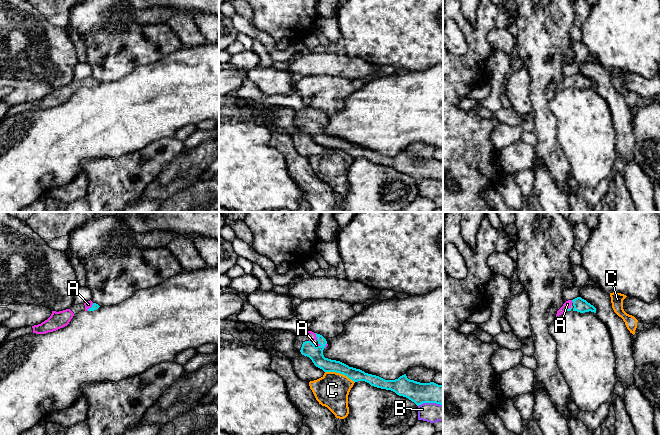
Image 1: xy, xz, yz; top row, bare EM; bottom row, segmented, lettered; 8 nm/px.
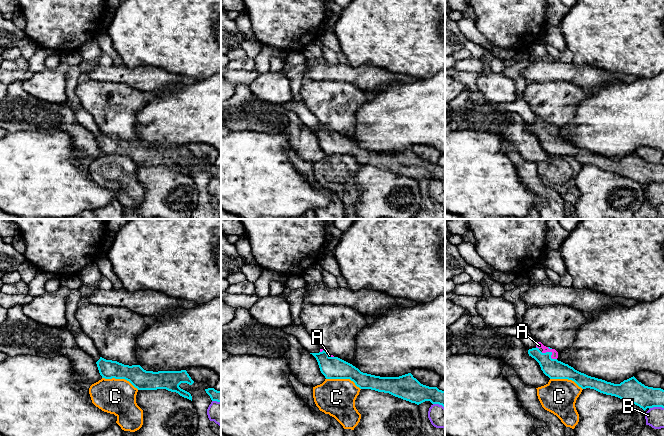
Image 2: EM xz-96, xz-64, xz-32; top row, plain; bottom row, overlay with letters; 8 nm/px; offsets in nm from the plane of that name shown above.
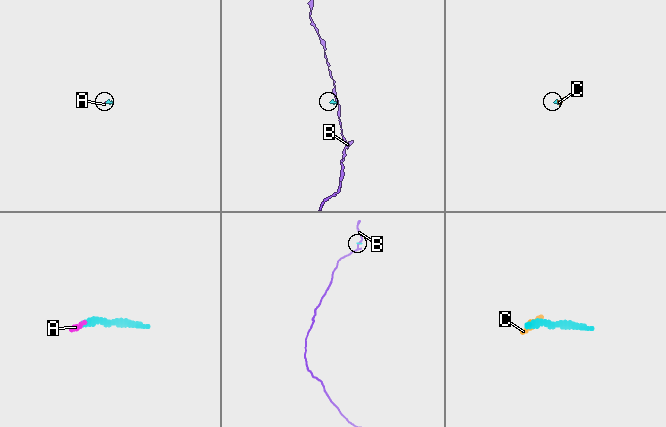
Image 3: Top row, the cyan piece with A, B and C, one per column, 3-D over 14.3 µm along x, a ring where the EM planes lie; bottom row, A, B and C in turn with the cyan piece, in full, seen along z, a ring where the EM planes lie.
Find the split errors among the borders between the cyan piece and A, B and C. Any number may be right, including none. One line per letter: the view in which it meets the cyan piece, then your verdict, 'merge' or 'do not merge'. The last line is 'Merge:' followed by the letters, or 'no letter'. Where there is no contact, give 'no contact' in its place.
A: xz | merge
B: xz | do not merge
C: xz | do not merge
Merge: A

